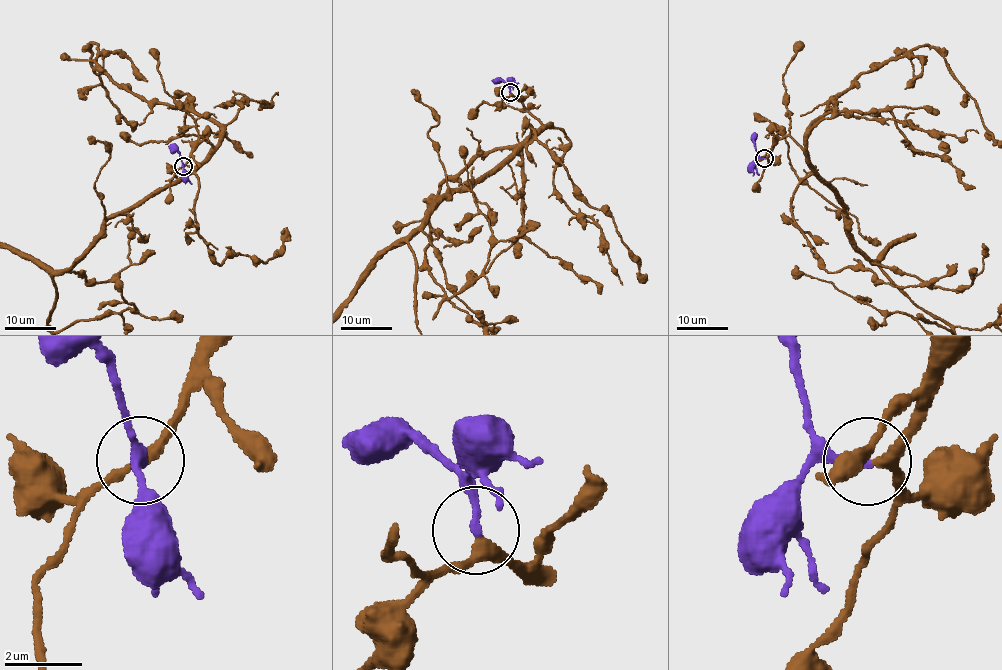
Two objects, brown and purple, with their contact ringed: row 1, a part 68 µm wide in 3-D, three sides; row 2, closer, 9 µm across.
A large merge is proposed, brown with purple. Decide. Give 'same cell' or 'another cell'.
same cell

